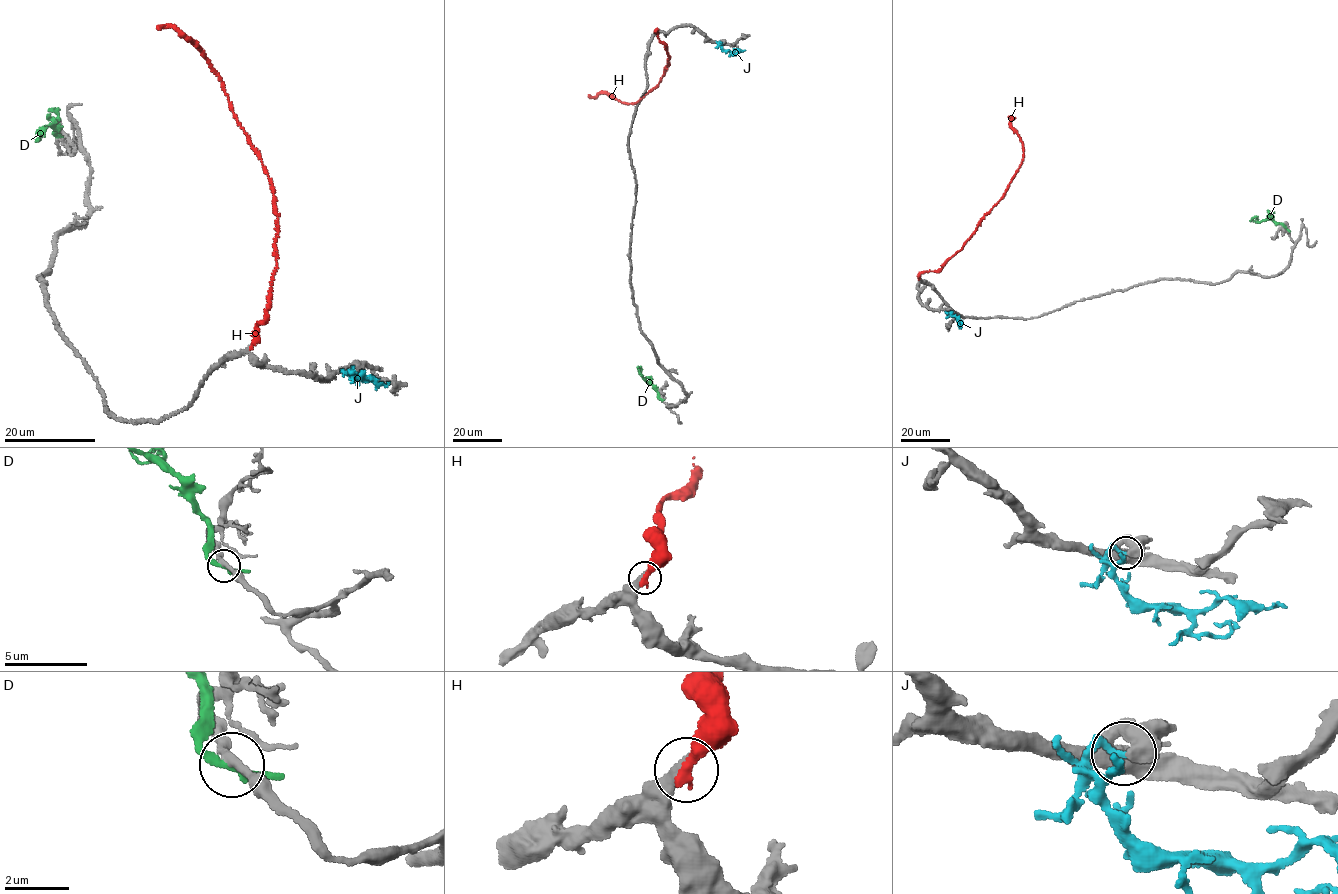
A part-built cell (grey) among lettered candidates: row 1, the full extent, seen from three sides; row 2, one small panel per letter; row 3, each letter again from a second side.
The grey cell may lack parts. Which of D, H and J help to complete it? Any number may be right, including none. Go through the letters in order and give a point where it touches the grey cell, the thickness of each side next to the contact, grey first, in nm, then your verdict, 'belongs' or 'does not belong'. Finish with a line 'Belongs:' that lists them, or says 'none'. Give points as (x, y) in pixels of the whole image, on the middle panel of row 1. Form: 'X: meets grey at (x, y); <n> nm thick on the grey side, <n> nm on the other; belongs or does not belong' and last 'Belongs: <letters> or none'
D: meets grey at (660, 399); 260 nm thick on the grey side, 240 nm on the other; does not belong
H: meets grey at (655, 31); 440 nm thick on the grey side, 400 nm on the other; does not belong
J: meets grey at (722, 42); 480 nm thick on the grey side, 240 nm on the other; does not belong
Belongs: none

